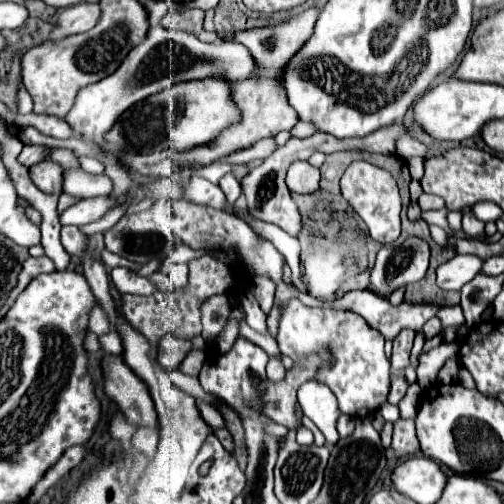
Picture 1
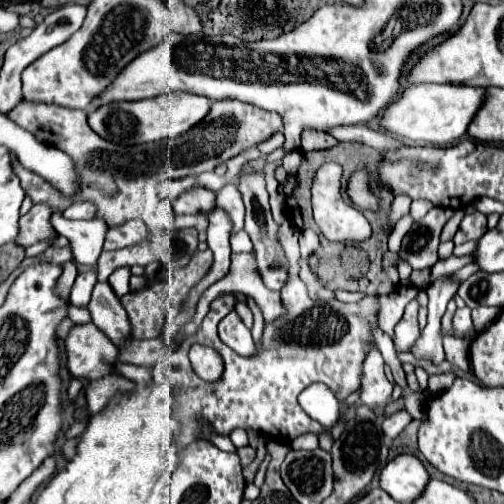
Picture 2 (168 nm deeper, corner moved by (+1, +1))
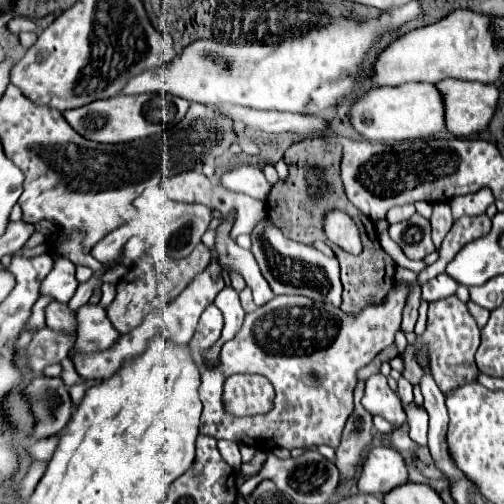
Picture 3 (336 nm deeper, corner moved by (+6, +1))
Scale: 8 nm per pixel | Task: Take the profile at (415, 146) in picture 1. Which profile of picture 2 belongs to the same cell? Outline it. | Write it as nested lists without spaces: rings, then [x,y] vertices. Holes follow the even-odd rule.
[[[361,124],[361,126],[339,126],[339,128],[329,130],[329,134],[333,138],[337,138],[339,142],[361,142],[361,144],[371,146],[375,150],[395,150],[395,146],[397,148],[403,146],[401,142],[393,140],[387,134],[369,130],[365,124]]]

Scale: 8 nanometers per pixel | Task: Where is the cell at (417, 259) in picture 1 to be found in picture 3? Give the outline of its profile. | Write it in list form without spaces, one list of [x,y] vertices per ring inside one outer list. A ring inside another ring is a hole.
[[[414,214],[410,220],[390,226],[390,238],[402,248],[402,252],[410,260],[422,260],[430,252],[434,252],[430,234],[430,222],[420,214]]]

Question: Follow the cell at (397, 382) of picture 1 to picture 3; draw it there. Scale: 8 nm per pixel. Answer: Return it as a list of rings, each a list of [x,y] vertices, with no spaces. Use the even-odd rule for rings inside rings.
[[[404,376],[398,380],[398,396],[402,398],[404,404],[412,402],[412,382],[408,382]]]

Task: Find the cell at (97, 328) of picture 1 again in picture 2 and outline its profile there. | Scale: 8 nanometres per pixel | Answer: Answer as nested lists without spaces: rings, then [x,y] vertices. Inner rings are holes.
[[[89,270],[89,272],[81,272],[81,274],[75,278],[75,284],[73,284],[69,302],[75,304],[75,306],[87,306],[95,282],[97,282],[97,274],[95,274],[93,270]]]

